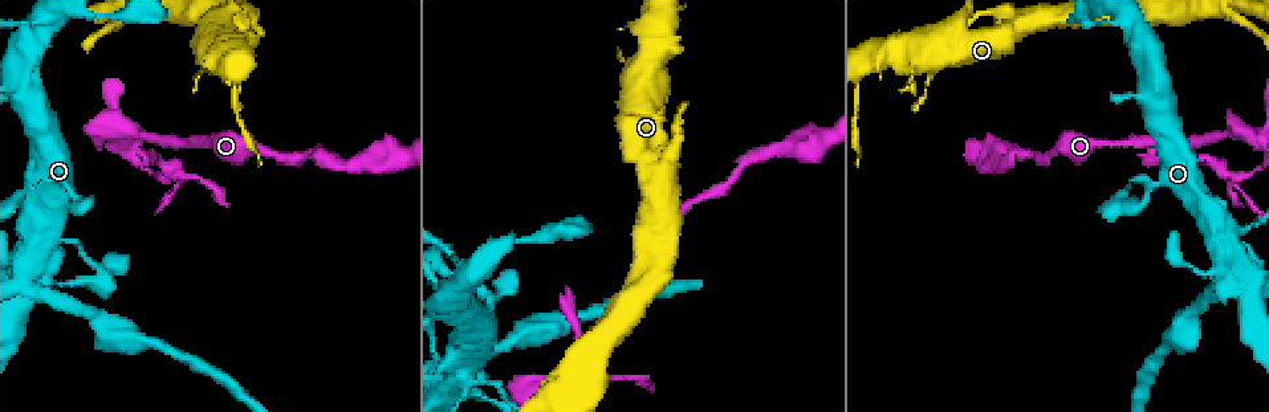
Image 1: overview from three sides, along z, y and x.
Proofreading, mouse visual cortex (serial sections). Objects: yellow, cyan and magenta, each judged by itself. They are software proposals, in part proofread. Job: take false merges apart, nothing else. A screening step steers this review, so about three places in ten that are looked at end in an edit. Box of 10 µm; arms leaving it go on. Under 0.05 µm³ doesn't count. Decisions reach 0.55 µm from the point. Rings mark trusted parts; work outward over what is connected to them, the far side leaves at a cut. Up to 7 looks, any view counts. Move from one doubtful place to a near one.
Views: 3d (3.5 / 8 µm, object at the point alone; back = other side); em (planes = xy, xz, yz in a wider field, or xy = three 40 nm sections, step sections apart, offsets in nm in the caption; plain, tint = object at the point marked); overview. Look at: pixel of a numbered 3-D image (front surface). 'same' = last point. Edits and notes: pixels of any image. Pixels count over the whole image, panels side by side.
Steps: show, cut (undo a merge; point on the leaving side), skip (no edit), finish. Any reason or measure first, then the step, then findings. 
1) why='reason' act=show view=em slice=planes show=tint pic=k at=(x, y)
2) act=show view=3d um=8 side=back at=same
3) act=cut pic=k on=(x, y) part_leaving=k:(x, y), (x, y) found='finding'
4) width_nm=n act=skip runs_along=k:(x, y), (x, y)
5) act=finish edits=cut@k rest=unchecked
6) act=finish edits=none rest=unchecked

why='sudden change in width' act=show view=3d um=3.5 pic=1 at=(117, 23)

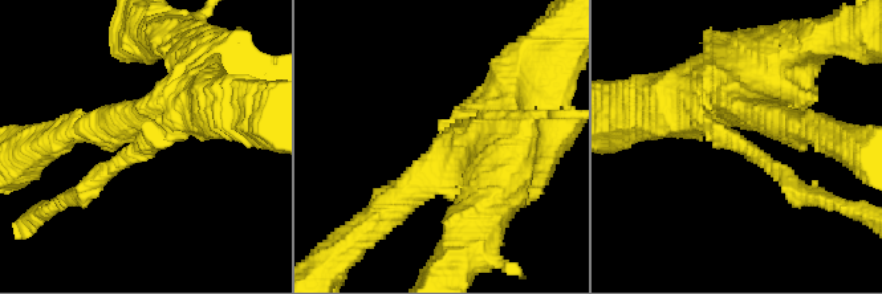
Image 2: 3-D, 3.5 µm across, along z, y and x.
why='shape alone is not enough' act=show view=em slice=planes show=tint pic=2 at=(723, 140)

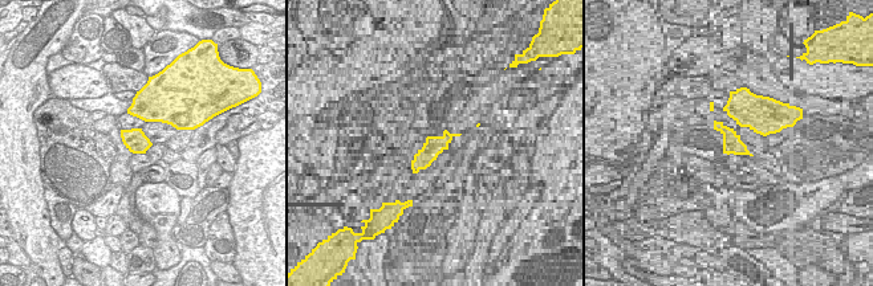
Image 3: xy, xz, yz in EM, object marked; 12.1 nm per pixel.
act=cut pic=2 on=(744, 145) part_leaving=2:(700, 123), (783, 176) found='two cells meet here'

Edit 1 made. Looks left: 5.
why='redraw' act=show view=overview

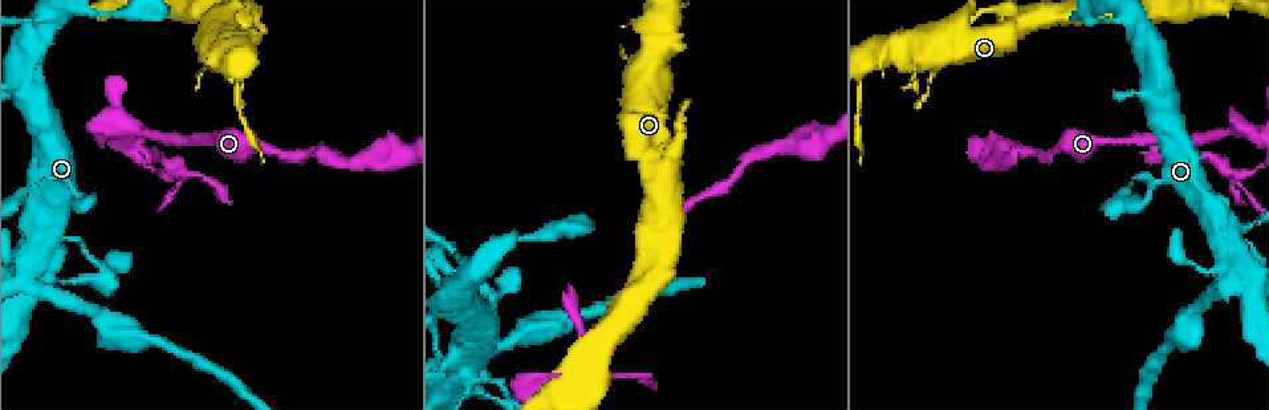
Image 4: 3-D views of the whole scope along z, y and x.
why='thick turns thin' act=show view=3d um=3.5 pic=4 at=(46, 278)

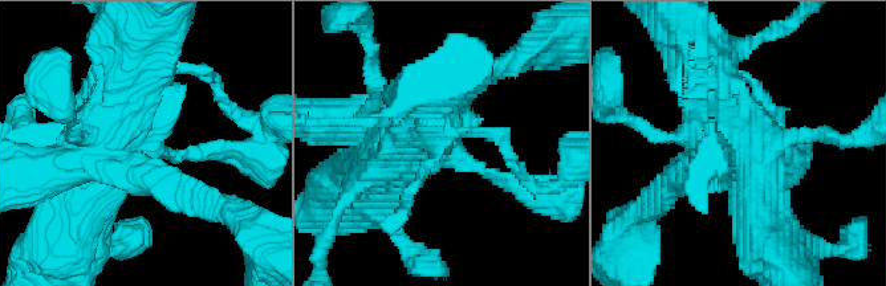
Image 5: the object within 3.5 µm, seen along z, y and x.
why='now the EM' act=show view=em slice=xy step=3 show=tint pic=5 at=(137, 146)

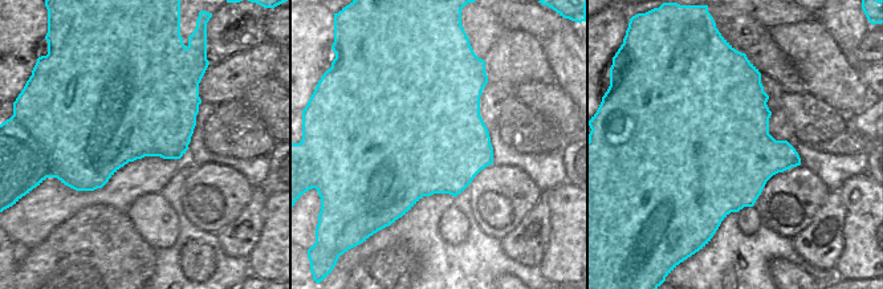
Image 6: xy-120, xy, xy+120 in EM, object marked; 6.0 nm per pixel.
act=cut pic=5 on=(135, 191) part_leaving=5:(97, 148), (121, 174), (203, 201) found='two cells meet here'

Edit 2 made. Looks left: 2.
act=finish edits=cut@2,cut@5 rest=unchecked

